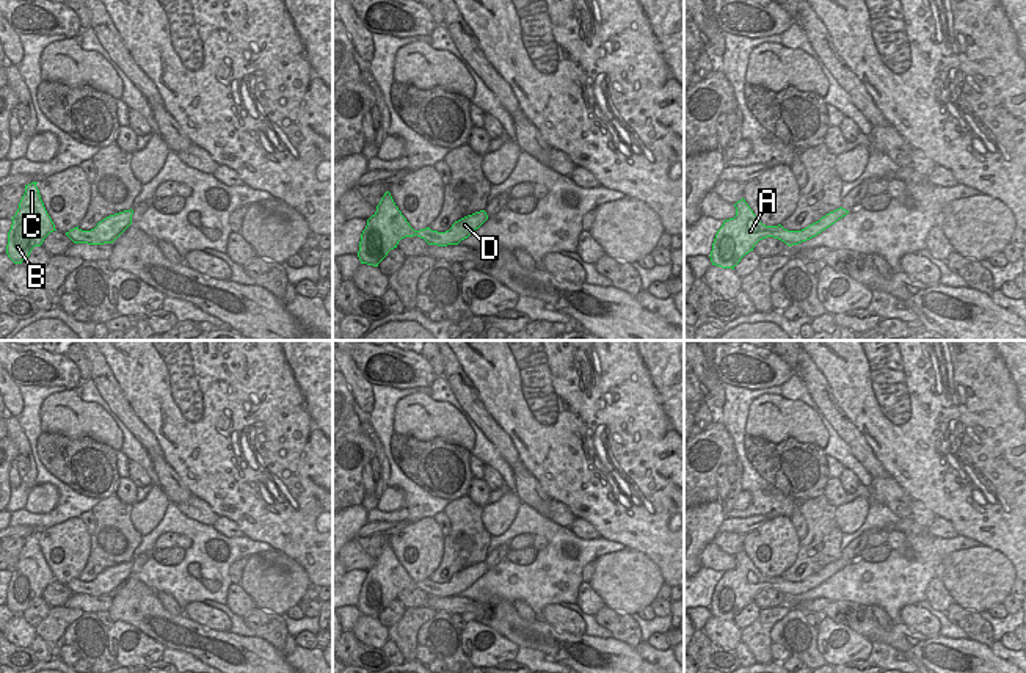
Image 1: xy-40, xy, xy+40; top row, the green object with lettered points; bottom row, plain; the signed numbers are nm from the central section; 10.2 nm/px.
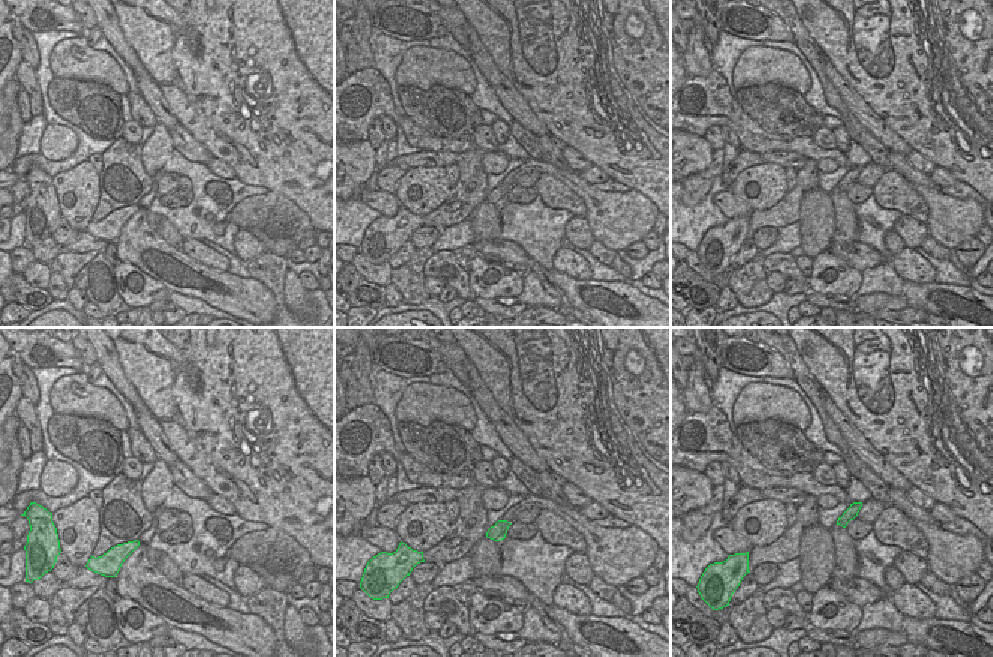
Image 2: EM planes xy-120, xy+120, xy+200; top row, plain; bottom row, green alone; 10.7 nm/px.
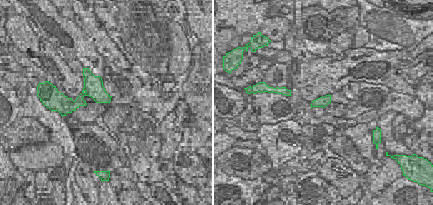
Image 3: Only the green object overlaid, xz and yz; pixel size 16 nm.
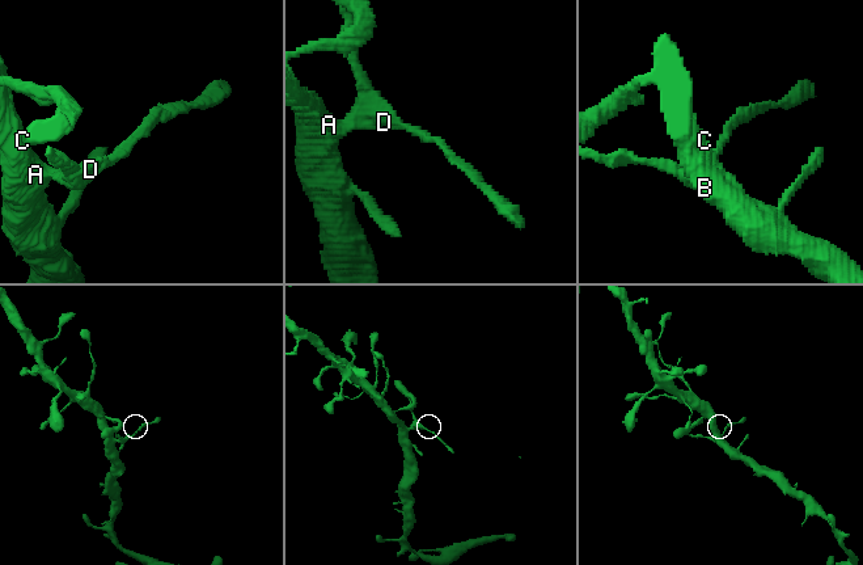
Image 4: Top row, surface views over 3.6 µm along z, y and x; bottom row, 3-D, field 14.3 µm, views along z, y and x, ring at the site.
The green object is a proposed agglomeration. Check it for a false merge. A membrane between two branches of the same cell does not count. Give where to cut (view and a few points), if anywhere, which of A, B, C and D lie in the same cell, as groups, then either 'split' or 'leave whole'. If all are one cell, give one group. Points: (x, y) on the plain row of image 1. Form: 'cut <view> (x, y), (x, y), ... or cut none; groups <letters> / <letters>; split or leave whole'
cut xy (430, 581), (421, 589); groups A B C / D; split

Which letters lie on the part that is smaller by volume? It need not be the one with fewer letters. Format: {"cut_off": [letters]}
{"cut_off": ["D"]}

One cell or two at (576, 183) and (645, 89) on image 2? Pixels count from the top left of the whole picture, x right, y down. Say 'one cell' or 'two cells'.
two cells

